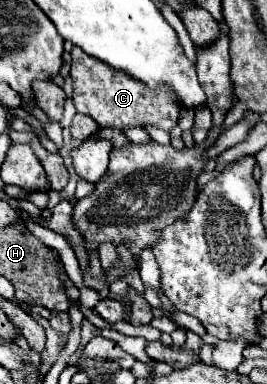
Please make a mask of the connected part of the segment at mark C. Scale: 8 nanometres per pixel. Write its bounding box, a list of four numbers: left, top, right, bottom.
[70,46,180,130]

